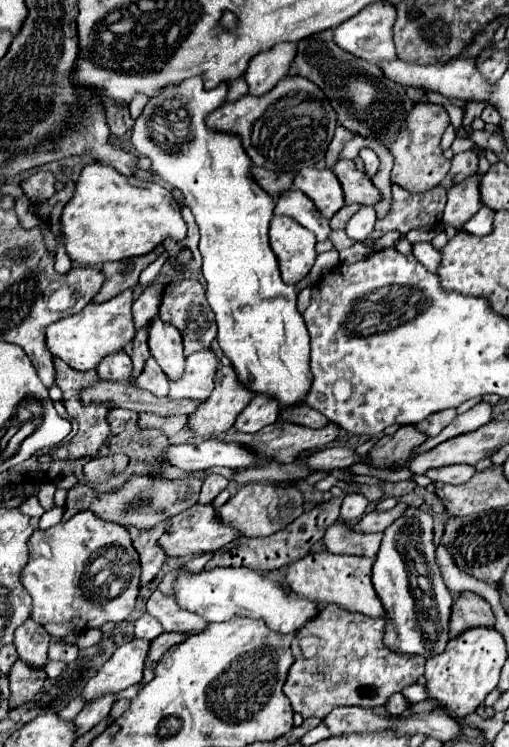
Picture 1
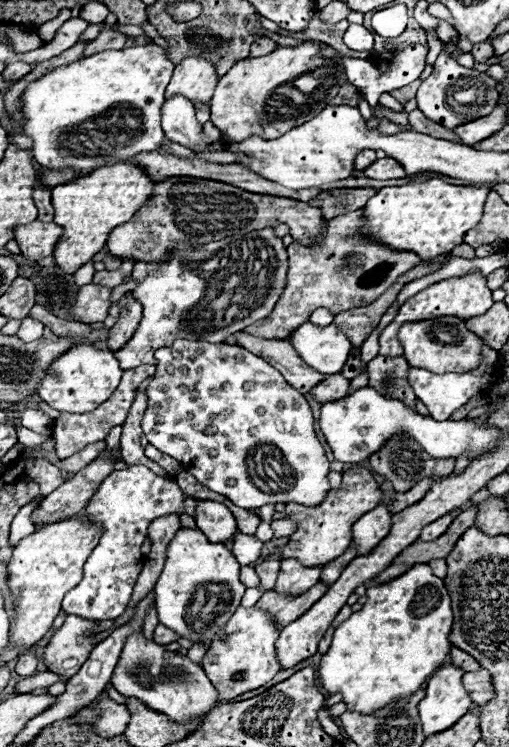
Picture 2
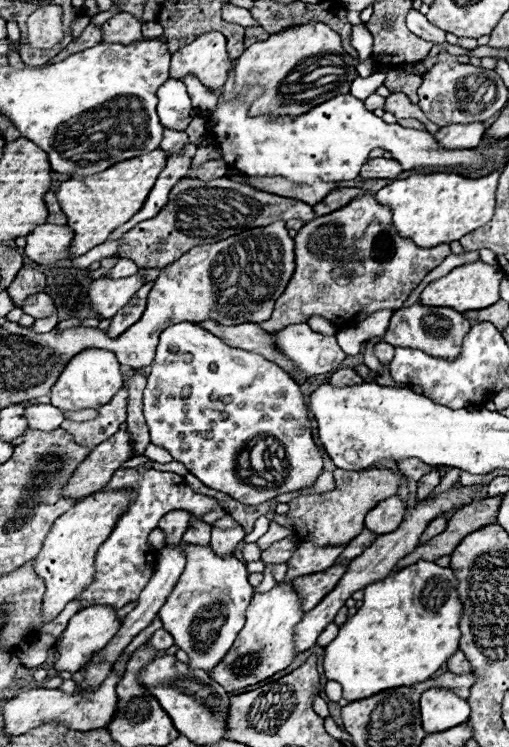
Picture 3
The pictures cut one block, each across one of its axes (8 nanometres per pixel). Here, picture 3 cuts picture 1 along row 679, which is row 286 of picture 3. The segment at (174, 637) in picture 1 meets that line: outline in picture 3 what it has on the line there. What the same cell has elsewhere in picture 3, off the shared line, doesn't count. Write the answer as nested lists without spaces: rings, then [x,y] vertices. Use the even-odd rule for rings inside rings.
[[[146,282],[138,292],[136,292],[136,296],[132,298],[132,302],[128,302],[128,306],[124,306],[114,318],[112,318],[112,324],[110,324],[110,328],[108,328],[108,334],[112,334],[112,338],[116,336],[116,334],[122,334],[128,326],[132,326],[134,322],[138,322],[138,318],[142,316],[142,312],[144,312],[144,308],[146,308],[146,298],[148,298],[148,294],[150,294],[150,290],[152,290],[152,284],[154,282]]]

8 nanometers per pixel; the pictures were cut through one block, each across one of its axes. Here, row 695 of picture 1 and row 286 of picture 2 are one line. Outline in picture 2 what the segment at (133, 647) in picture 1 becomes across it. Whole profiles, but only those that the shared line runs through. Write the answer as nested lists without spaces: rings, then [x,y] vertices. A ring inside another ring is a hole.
[[[86,284],[78,292],[78,298],[72,306],[72,316],[74,320],[86,324],[104,322],[110,308],[112,308],[112,288],[100,284]]]

